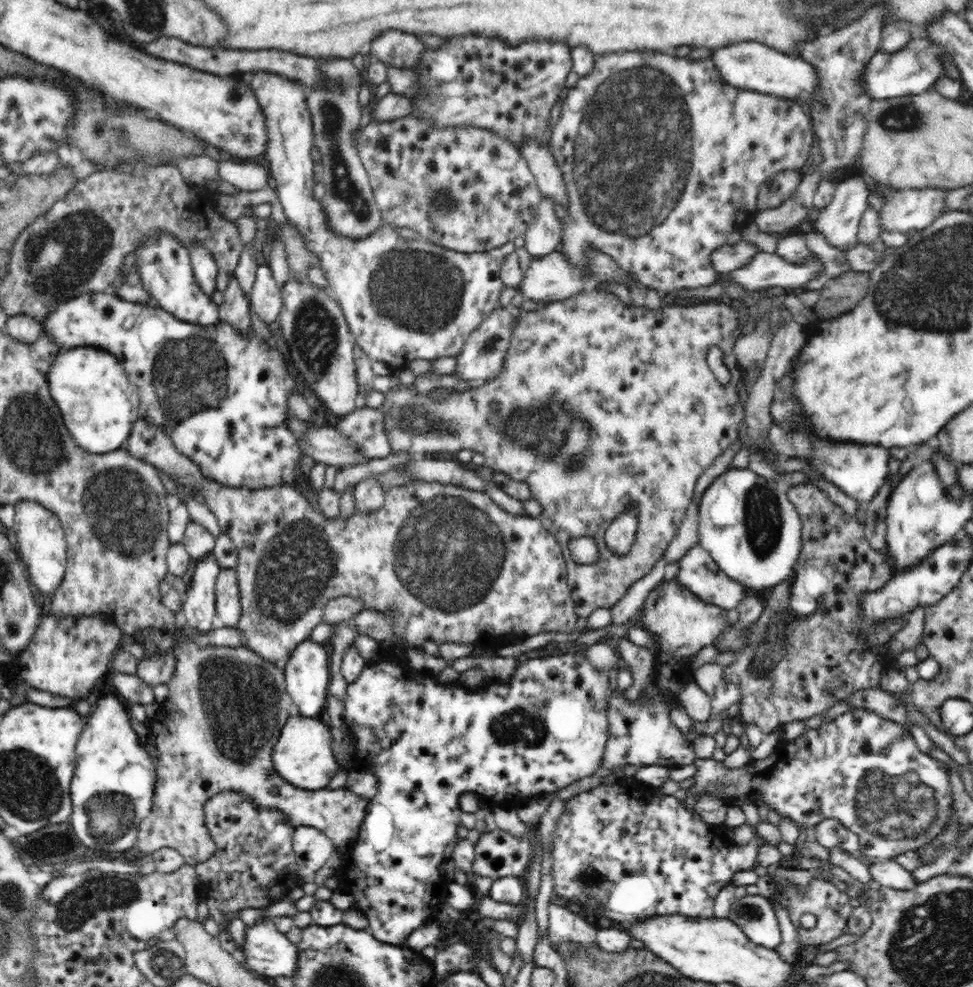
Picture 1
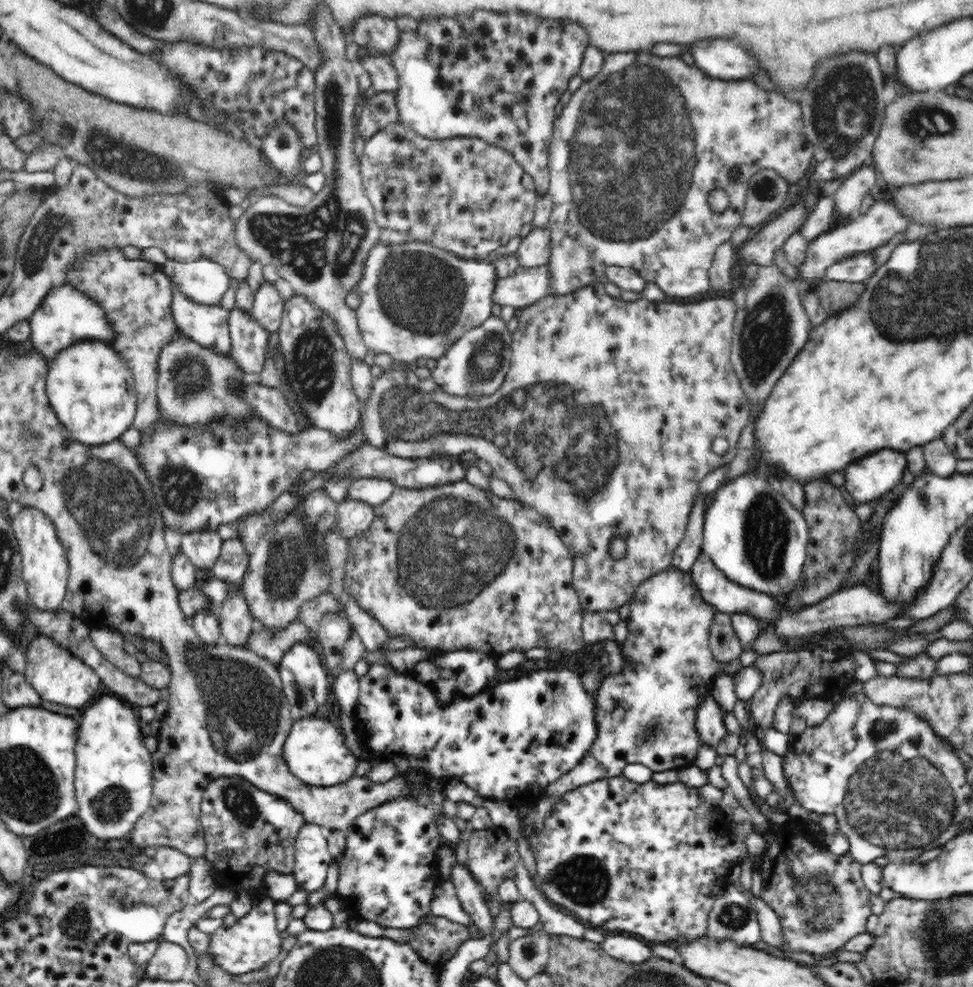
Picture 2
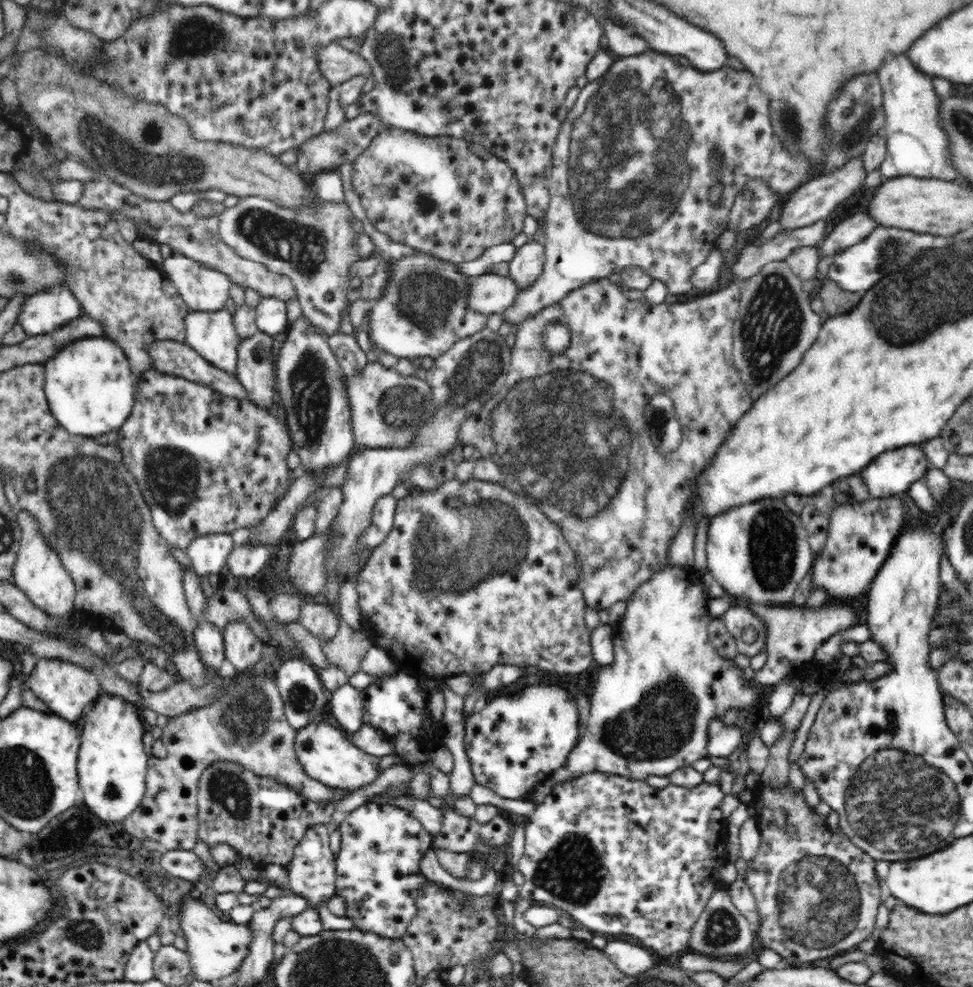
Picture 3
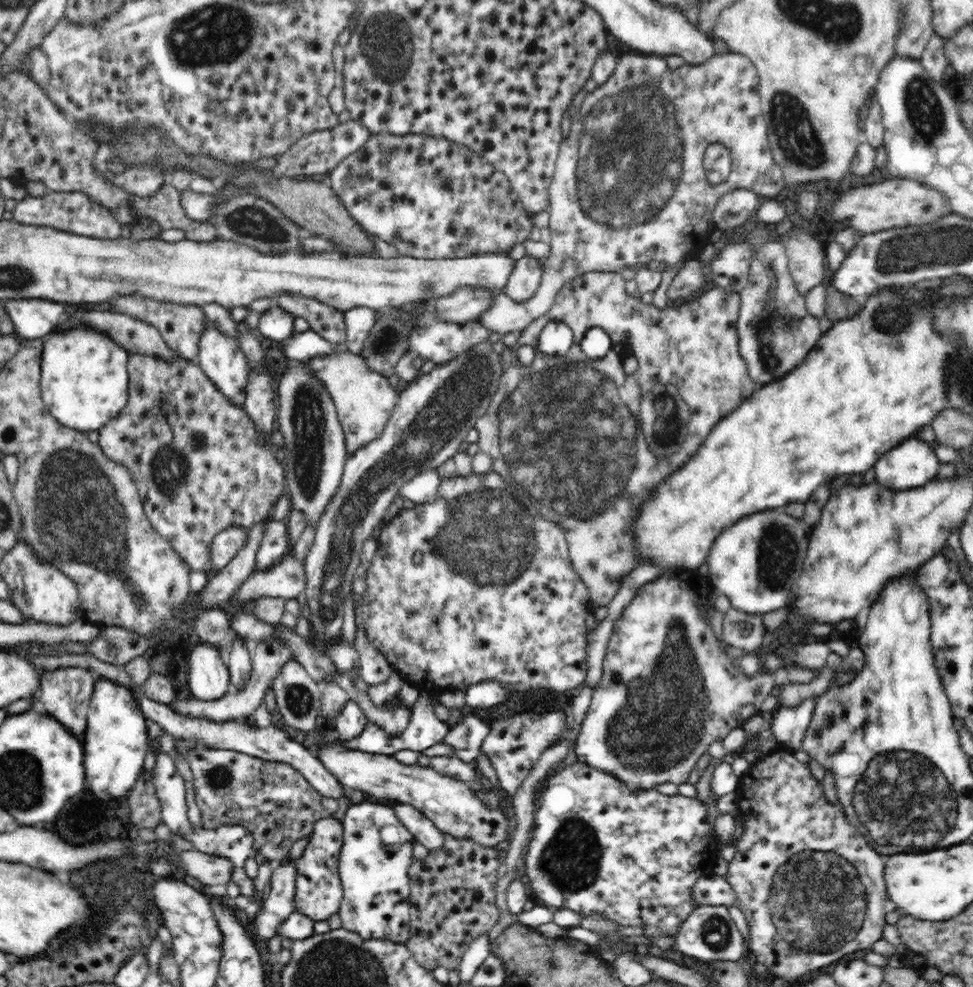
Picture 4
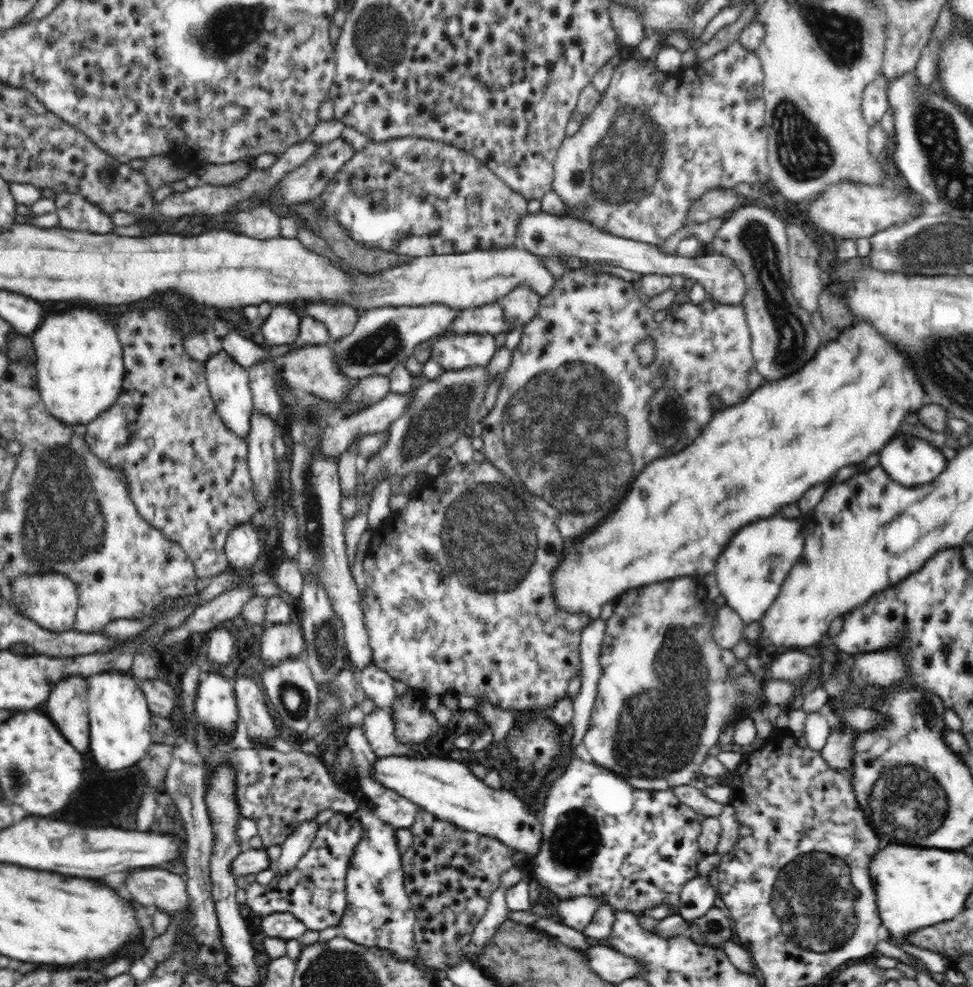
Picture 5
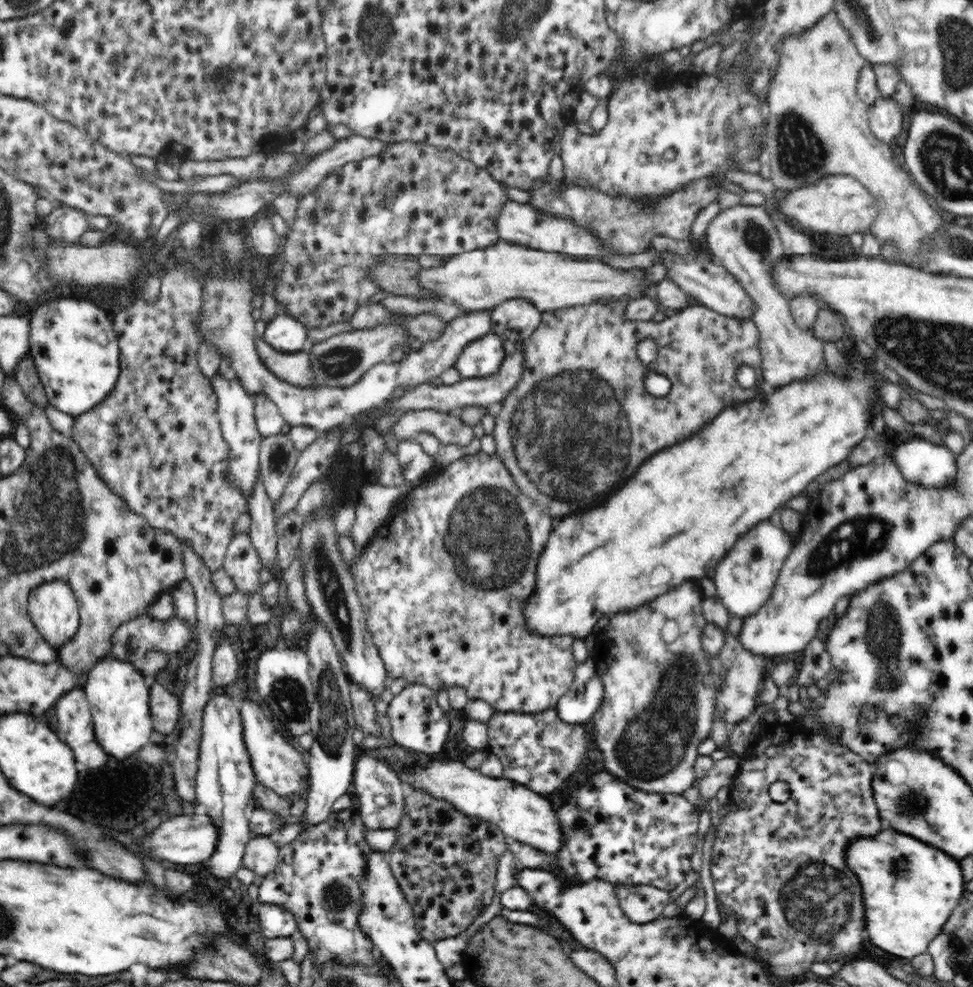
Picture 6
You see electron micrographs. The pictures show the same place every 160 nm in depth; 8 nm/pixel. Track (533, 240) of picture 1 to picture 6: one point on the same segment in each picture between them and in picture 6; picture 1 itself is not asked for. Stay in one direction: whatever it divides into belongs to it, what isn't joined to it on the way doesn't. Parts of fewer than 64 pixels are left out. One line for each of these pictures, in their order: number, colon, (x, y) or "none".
2: (534, 250)
3: (527, 265)
4: (525, 278)
5: (519, 306)
6: (516, 319)

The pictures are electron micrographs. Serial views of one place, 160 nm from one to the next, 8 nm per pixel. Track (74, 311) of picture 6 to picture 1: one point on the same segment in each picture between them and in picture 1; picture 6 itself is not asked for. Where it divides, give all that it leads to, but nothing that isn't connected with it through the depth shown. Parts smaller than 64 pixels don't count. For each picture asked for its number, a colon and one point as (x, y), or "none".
1: (99, 404)
2: (89, 386)
3: (90, 388)
4: (84, 381)
5: (79, 363)

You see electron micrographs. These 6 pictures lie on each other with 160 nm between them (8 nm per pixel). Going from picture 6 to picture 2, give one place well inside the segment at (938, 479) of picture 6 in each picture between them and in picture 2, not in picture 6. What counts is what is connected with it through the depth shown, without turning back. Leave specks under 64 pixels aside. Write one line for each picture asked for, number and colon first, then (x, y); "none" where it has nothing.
2: (871, 477)
3: (891, 473)
4: (913, 463)
5: (909, 460)

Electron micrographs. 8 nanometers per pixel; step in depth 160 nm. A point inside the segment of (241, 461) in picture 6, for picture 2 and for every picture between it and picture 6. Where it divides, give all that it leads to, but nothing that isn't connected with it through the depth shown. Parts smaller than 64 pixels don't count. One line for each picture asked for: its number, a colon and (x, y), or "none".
2: (208, 325)
3: (212, 335)
4: (221, 358)
5: (228, 382)

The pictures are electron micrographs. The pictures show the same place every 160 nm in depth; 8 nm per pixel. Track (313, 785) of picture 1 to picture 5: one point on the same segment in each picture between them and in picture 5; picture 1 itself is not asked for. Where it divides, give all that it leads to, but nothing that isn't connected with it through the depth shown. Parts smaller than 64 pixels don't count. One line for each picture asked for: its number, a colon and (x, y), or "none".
2: (315, 751)
3: (327, 755)
4: (451, 804)
5: (448, 790)

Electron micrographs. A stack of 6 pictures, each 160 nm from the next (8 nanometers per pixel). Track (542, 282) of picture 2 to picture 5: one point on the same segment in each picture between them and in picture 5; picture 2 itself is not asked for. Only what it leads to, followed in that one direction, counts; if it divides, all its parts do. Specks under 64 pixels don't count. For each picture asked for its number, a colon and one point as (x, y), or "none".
3: (490, 294)
4: (465, 304)
5: (383, 337)

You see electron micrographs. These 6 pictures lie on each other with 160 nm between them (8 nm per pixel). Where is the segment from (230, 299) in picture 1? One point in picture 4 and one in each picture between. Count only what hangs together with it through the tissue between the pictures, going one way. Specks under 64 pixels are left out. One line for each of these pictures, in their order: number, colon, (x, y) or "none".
2: (249, 340)
3: (255, 364)
4: (259, 404)

